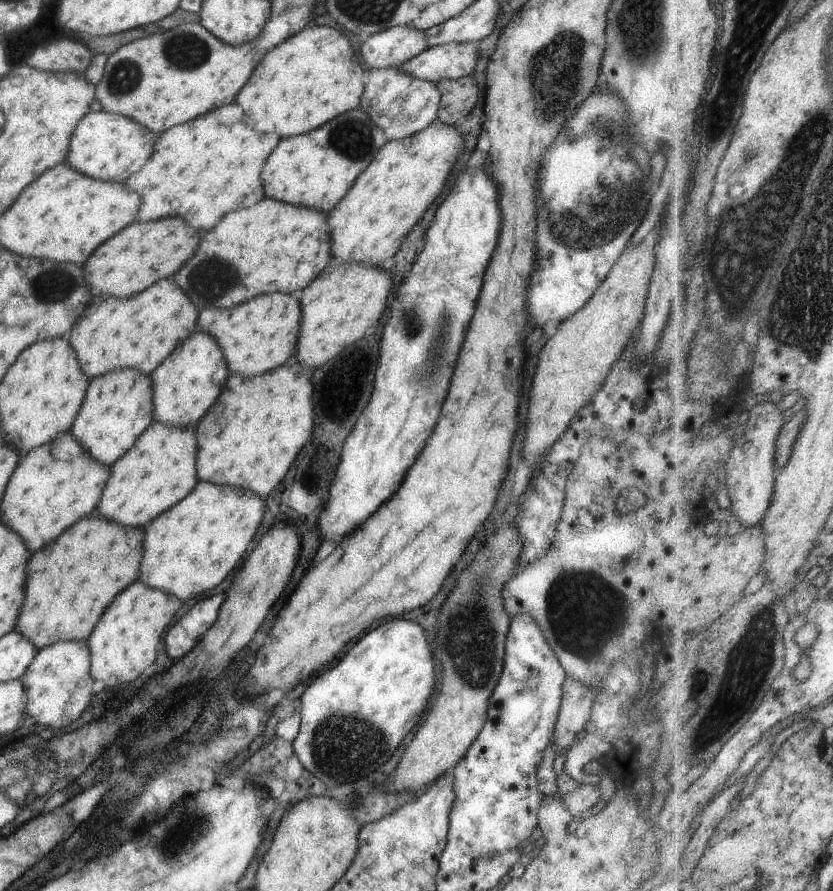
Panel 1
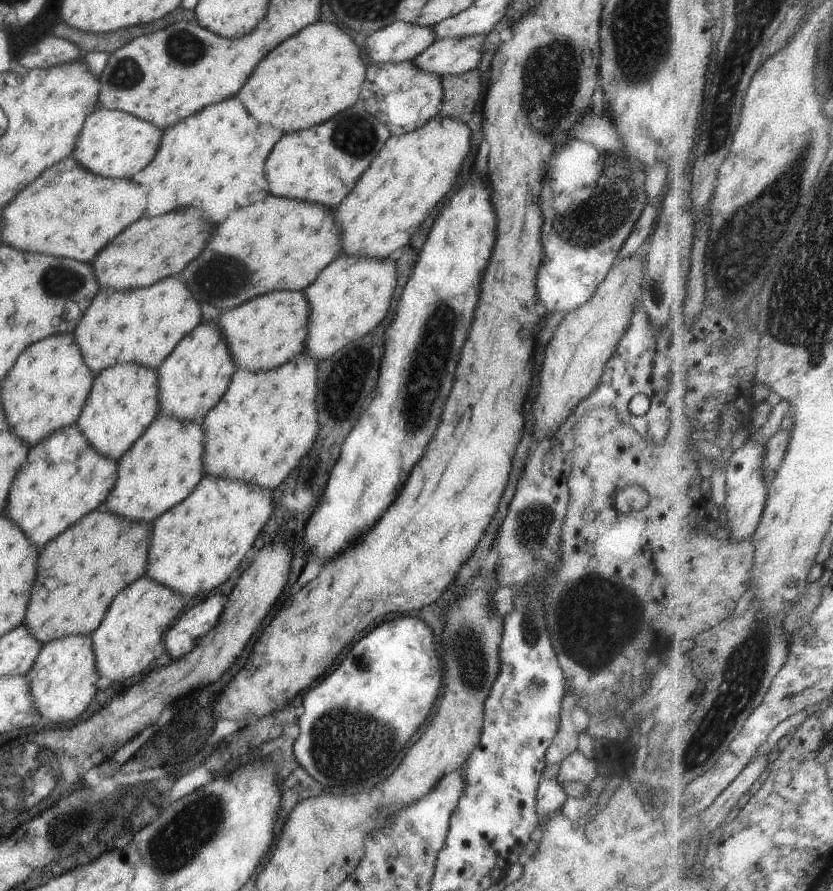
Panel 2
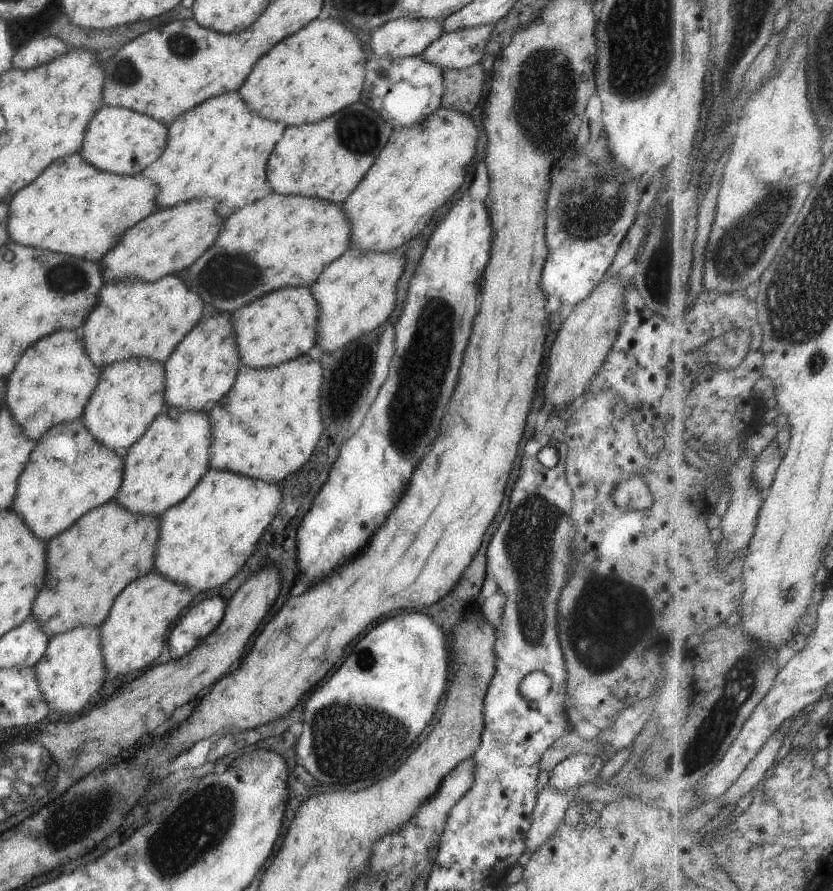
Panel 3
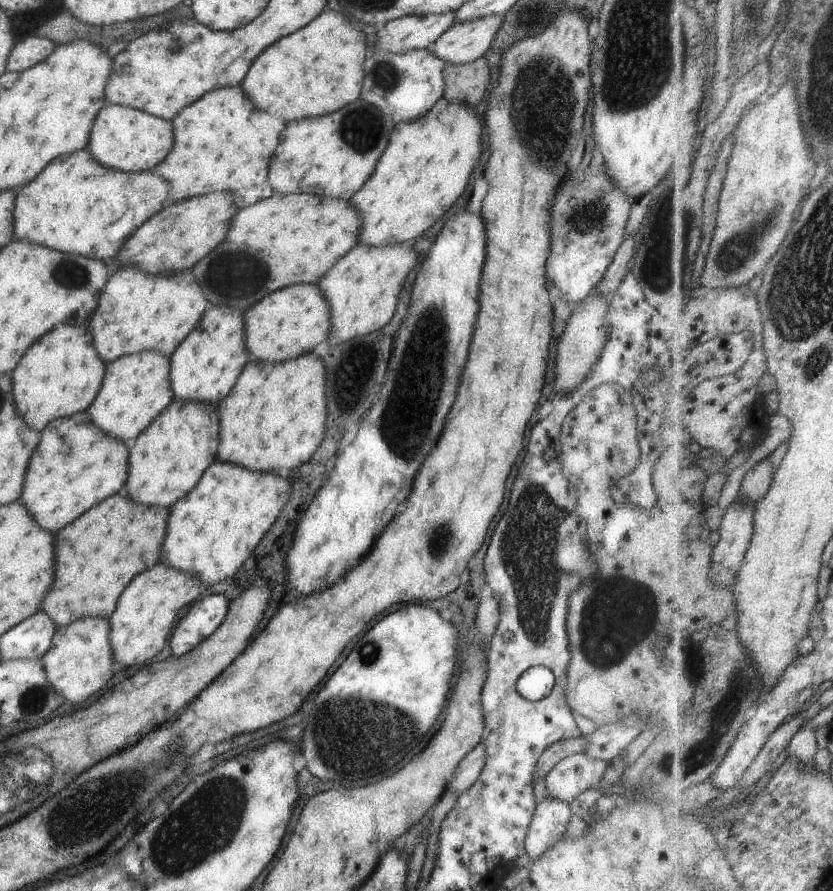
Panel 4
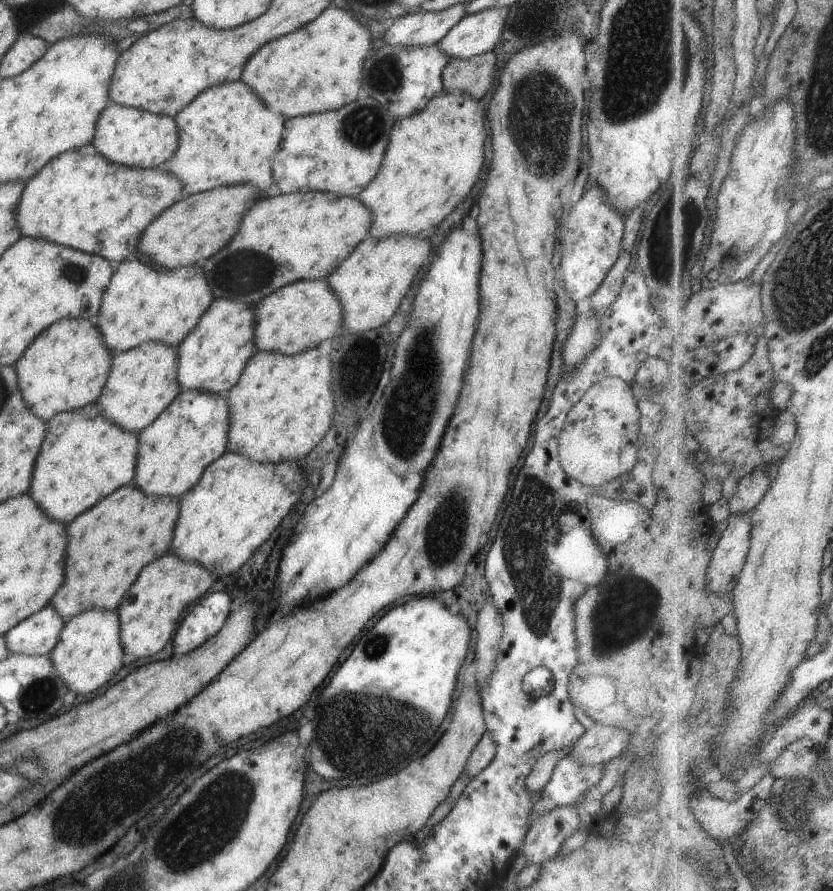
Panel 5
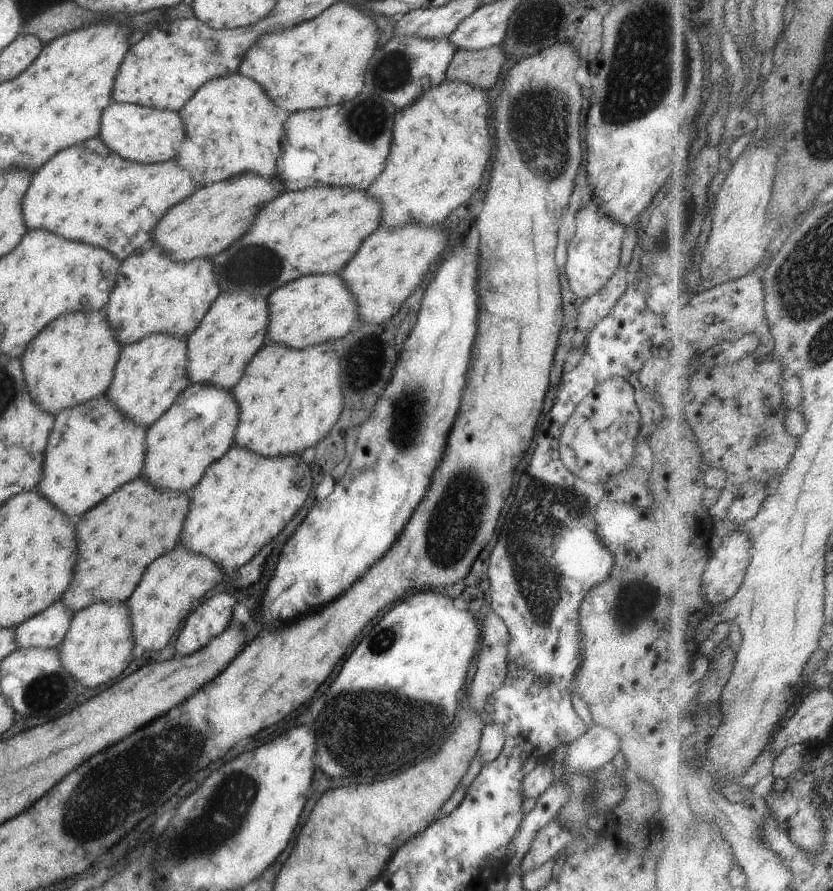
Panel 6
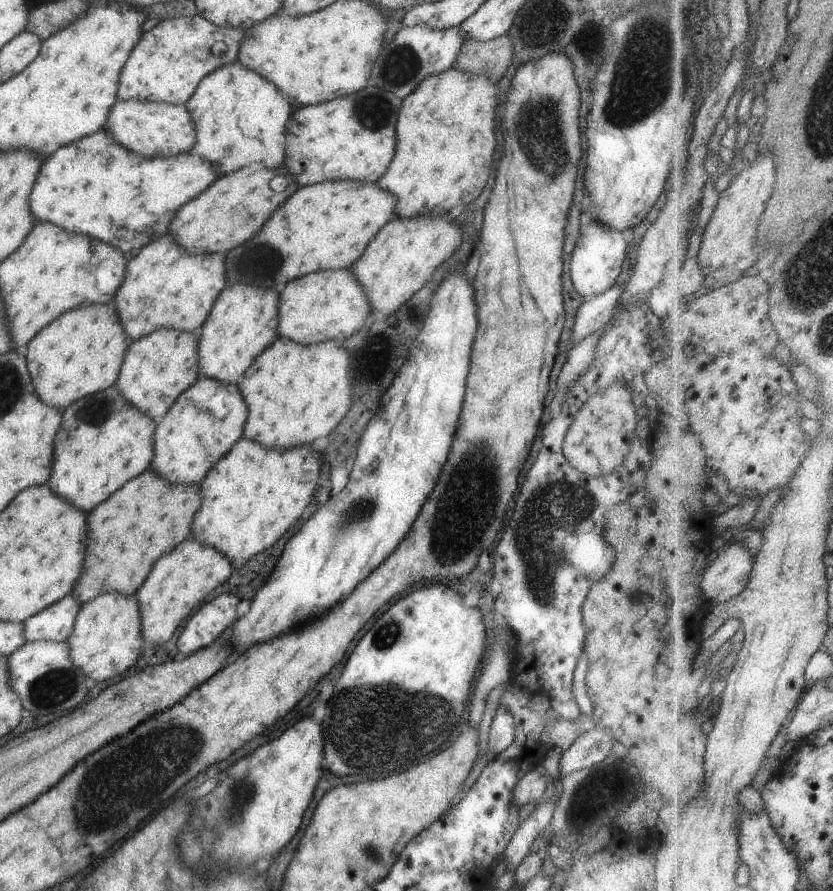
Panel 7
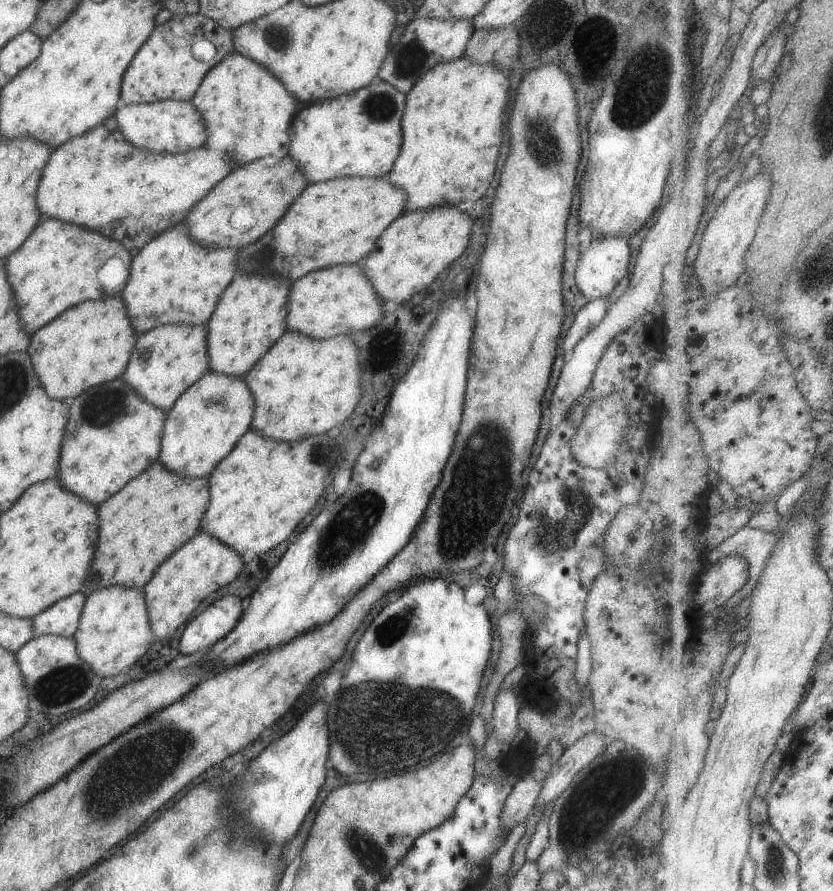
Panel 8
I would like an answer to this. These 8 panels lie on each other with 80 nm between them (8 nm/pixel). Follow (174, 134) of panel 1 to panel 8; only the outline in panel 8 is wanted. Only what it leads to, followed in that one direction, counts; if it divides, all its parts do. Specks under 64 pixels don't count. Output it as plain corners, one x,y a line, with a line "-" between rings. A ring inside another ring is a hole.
237,52
227,53
214,64
200,80
197,90
189,101
197,111
206,128
206,141
203,146
220,153
225,153
236,166
251,162
271,154
275,158
287,156
289,148
289,124
297,112
297,102
284,89
281,81
269,74
267,69

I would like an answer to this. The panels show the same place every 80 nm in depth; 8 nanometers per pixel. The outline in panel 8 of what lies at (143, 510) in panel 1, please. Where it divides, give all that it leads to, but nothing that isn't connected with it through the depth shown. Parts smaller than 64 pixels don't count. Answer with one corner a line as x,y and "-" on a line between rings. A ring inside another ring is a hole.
207,370
165,412
159,462
181,476
207,476
247,431
253,411
254,402
243,376
237,378

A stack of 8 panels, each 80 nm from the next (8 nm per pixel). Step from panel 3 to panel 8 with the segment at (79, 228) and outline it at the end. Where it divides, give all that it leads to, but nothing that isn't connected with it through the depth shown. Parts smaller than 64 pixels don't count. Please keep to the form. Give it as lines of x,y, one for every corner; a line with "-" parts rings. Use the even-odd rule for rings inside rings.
101,122
53,148
36,188
36,208
42,218
53,217
94,230
121,242
134,253
161,231
181,223
188,210
235,167
236,164
225,153
207,147
173,154
137,148
125,140
116,124

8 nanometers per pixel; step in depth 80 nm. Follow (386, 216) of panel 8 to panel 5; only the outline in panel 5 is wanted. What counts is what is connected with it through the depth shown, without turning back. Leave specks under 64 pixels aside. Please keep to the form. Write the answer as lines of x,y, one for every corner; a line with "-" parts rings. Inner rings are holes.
327,192
261,197
242,218
231,242
198,266
207,274
213,298
235,298
247,304
257,304
263,296
295,280
325,279
359,241
369,237
372,221
371,211
358,198
-
275,270
277,280
273,278

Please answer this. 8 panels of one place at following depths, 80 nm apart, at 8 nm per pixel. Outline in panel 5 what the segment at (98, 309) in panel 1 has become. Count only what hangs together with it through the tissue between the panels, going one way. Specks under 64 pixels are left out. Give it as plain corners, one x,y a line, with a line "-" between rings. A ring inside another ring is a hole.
123,260
103,292
95,322
99,332
105,332
103,344
111,352
123,352
147,341
177,347
212,303
211,296
210,286
198,264
164,269
145,260

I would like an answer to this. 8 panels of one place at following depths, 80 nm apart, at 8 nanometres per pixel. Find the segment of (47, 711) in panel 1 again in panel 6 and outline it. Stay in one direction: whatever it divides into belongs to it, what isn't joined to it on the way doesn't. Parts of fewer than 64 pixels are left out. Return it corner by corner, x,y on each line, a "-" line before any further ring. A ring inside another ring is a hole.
94,602
78,610
70,620
67,632
59,644
62,667
80,686
93,688
117,678
131,662
134,642
130,635
128,608
124,602

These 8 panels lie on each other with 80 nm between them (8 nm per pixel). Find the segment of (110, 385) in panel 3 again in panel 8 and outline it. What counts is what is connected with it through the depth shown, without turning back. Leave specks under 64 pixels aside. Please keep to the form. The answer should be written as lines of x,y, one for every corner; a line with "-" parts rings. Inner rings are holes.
177,323
156,326
139,334
123,371
123,382
144,401
166,412
180,394
199,380
208,368
206,328

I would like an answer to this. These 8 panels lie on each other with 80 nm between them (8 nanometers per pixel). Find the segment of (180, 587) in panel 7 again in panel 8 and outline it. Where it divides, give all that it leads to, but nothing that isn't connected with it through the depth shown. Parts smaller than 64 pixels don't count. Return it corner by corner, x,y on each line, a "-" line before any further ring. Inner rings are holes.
197,532
191,540
187,540
155,570
142,588
153,638
169,638
181,624
187,622
189,614
199,606
201,600
233,582
241,568
245,568
243,565
240,554
211,535

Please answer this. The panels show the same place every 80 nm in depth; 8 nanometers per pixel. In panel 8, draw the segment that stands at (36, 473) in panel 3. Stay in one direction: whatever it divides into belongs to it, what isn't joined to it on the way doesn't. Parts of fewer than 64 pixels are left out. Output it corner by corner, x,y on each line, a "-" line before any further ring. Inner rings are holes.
119,378
79,394
67,412
67,426
61,439
57,480
64,489
79,494
91,504
107,500
135,474
155,462
166,414
144,401

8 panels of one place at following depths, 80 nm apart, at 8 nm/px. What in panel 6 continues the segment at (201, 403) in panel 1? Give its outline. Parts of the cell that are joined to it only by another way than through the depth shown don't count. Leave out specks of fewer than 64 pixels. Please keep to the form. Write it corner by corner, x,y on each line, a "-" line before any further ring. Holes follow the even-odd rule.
221,291
186,340
186,377
190,383
230,390
252,356
267,342
267,297

